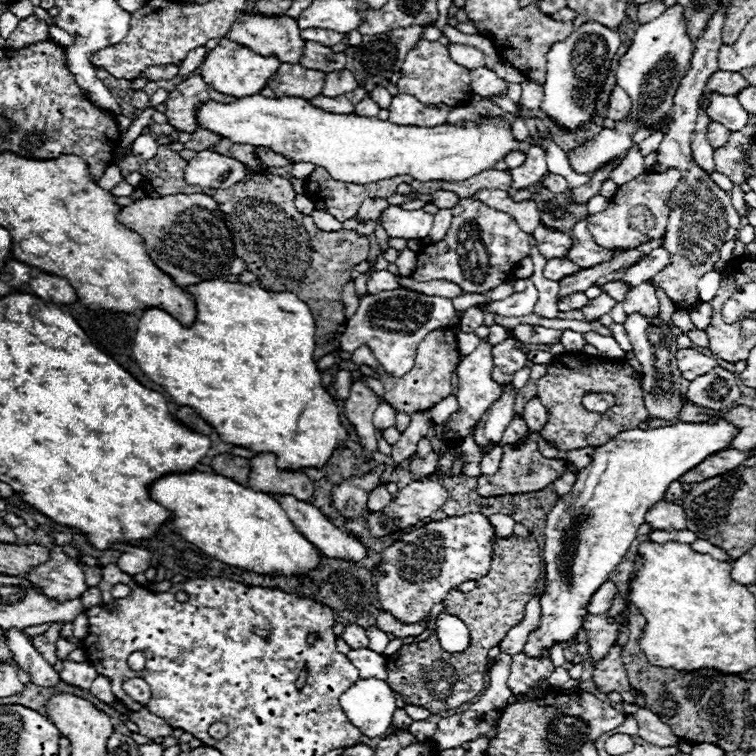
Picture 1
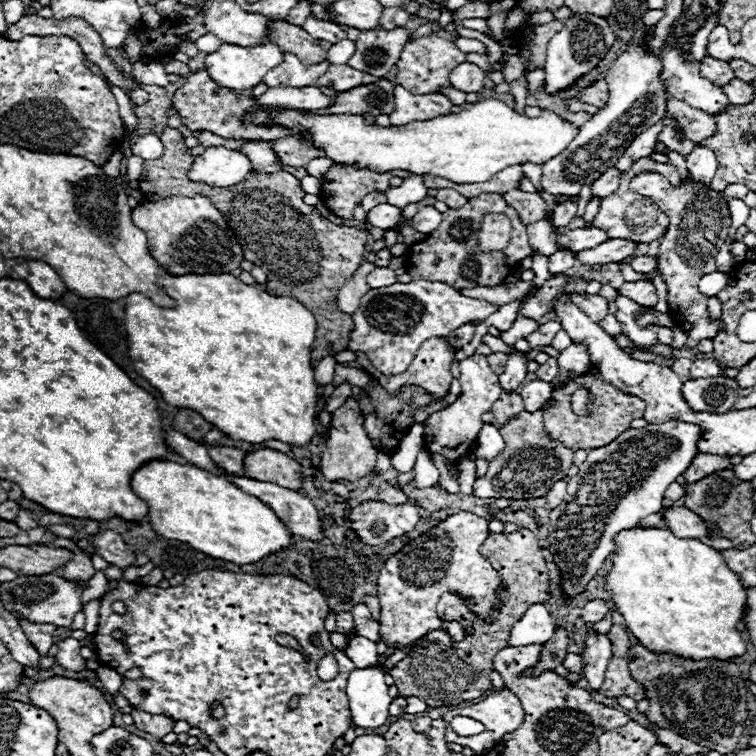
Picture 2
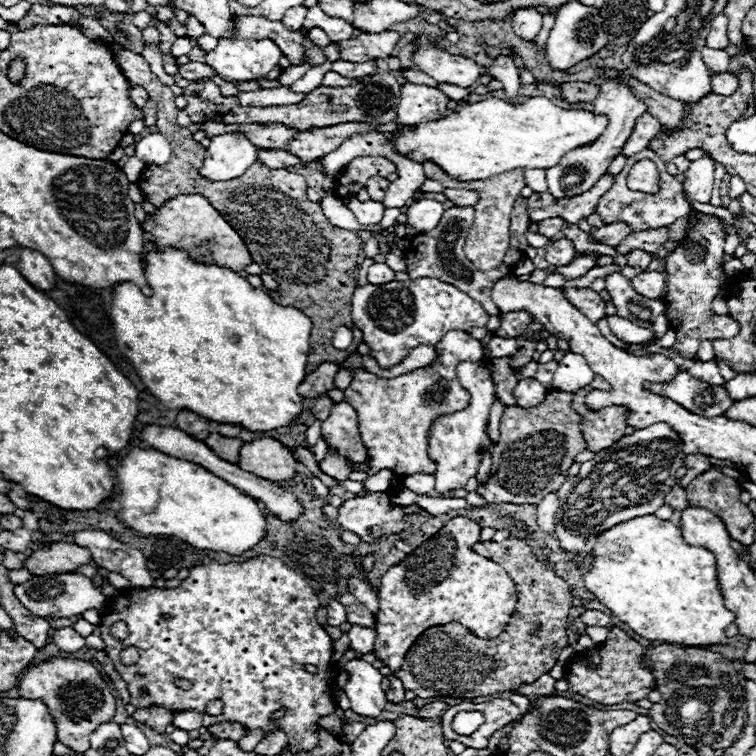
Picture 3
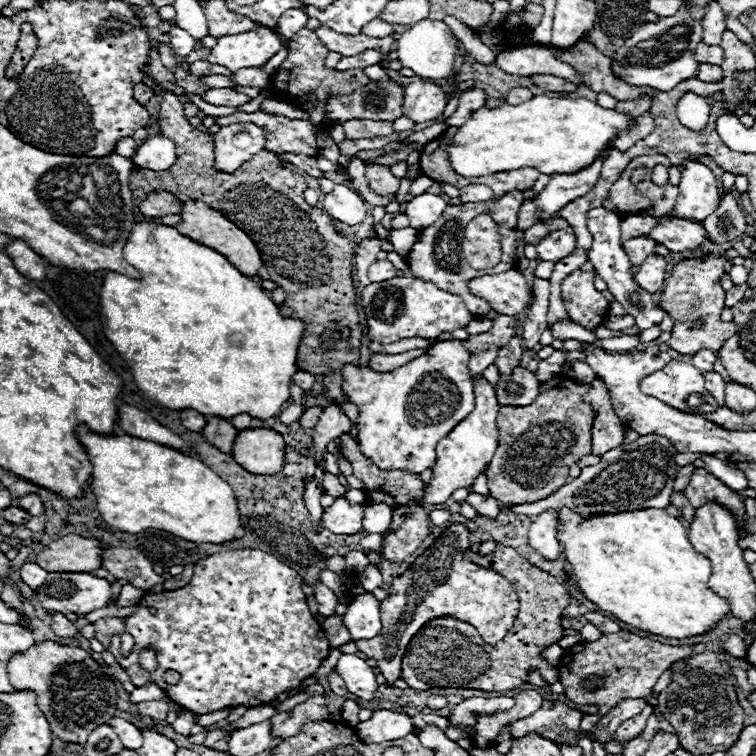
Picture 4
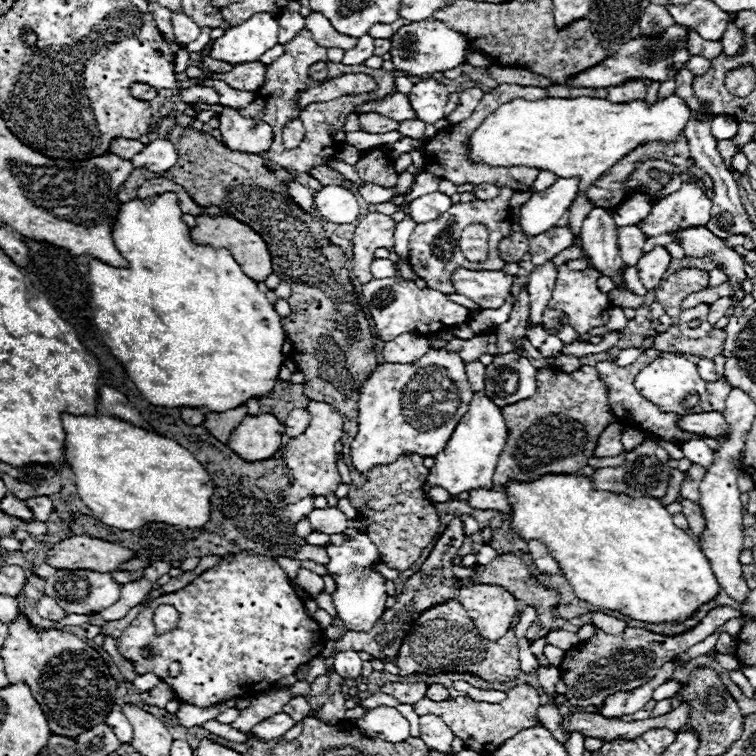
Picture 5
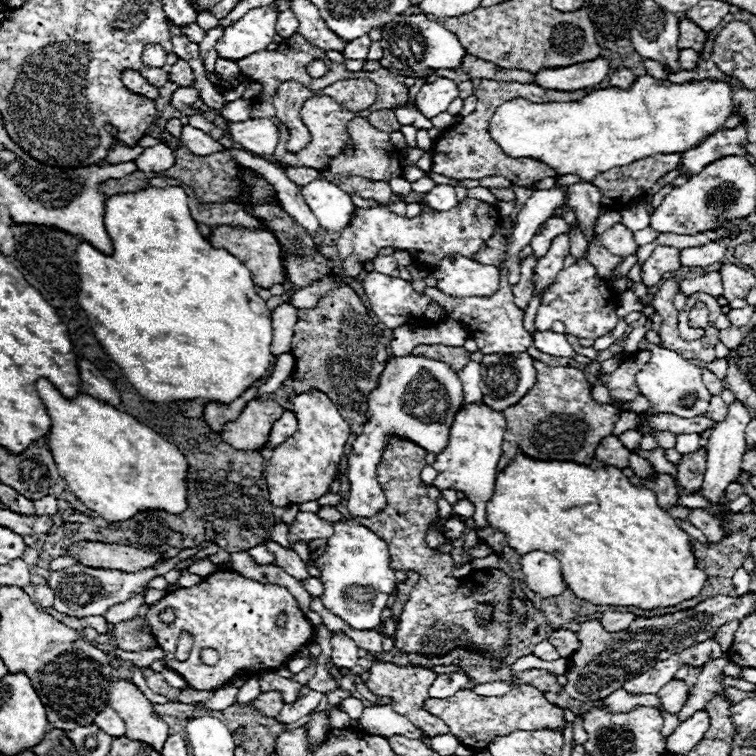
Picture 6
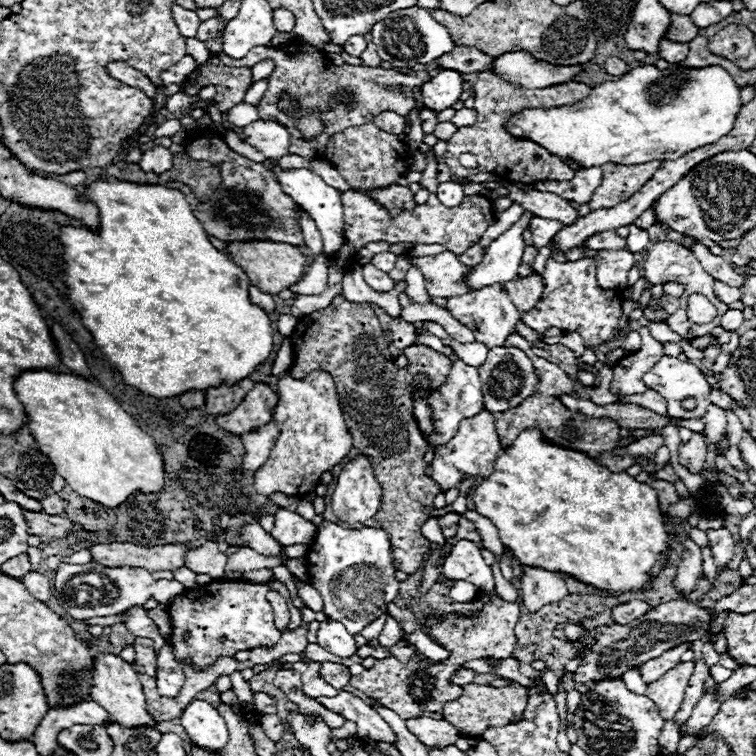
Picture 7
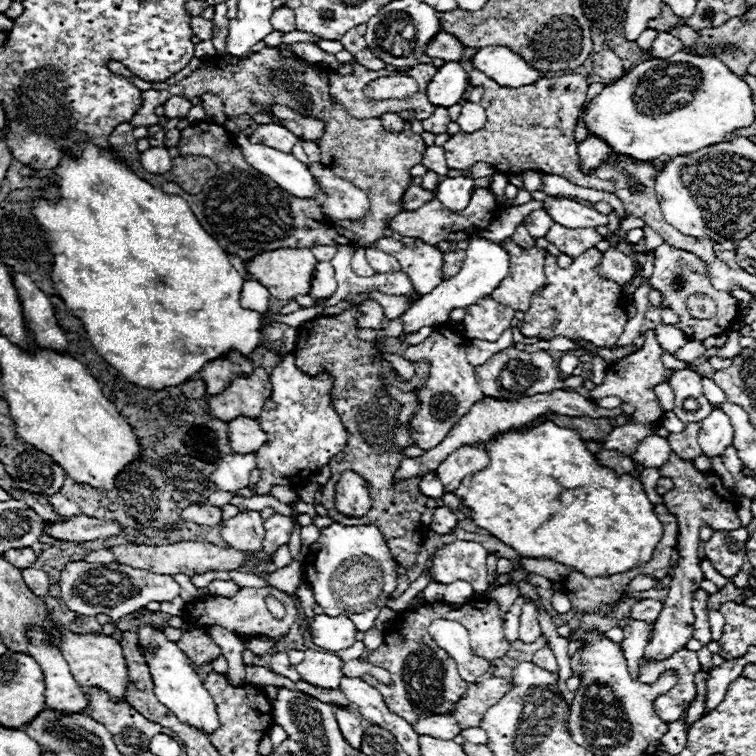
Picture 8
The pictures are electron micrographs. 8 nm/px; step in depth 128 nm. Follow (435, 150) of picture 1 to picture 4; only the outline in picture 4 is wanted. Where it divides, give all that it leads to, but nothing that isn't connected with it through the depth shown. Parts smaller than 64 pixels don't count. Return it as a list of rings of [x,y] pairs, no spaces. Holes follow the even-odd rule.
[[[534,96],[528,102],[522,104],[504,104],[498,108],[478,108],[472,112],[470,120],[462,124],[454,136],[454,140],[448,144],[448,162],[450,166],[460,172],[460,176],[472,178],[472,176],[488,176],[492,172],[508,172],[518,168],[536,168],[542,174],[554,174],[554,172],[576,172],[584,166],[588,166],[600,150],[606,148],[608,140],[618,134],[626,132],[628,116],[620,114],[616,110],[608,110],[598,106],[596,102],[590,102],[586,98],[568,100],[568,98],[548,98],[548,96]]]

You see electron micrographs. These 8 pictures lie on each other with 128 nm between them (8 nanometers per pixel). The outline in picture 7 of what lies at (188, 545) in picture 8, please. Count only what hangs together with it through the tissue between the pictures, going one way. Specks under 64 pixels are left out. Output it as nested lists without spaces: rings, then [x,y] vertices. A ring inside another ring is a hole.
[[[114,542],[114,544],[94,544],[88,548],[92,554],[92,562],[104,566],[132,566],[144,568],[148,572],[156,570],[174,570],[184,566],[184,544],[166,544],[142,548],[130,542]]]

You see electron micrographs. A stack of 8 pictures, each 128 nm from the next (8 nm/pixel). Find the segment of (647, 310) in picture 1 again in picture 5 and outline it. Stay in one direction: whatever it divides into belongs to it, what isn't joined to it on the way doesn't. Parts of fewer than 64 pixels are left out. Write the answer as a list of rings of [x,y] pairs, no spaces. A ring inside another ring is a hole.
[[[656,246],[652,252],[648,252],[640,258],[636,268],[638,268],[640,282],[648,292],[656,290],[660,286],[668,264],[670,264],[670,254],[666,252],[664,246]]]

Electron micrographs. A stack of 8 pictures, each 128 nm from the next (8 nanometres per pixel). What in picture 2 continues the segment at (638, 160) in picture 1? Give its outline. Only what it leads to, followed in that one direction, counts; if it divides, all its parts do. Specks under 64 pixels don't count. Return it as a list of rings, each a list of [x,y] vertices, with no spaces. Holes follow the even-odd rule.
[[[660,122],[660,124],[654,124],[652,128],[644,130],[640,136],[636,136],[636,140],[626,148],[624,156],[620,156],[620,160],[618,160],[618,164],[616,164],[616,170],[618,170],[620,174],[626,174],[626,172],[632,168],[634,162],[638,162],[640,158],[646,158],[646,156],[650,156],[650,154],[654,152],[656,136],[658,136],[658,132],[662,130],[662,126],[664,126],[662,122]]]

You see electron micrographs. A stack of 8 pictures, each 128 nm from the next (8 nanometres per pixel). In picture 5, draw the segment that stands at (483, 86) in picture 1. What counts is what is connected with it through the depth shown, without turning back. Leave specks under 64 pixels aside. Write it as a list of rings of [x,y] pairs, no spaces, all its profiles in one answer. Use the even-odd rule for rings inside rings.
[[[428,18],[420,22],[412,22],[404,28],[400,28],[392,38],[392,62],[396,70],[406,72],[408,76],[424,76],[424,74],[434,74],[434,72],[444,72],[452,70],[460,64],[464,64],[464,48],[466,48],[466,38],[460,32],[450,30],[444,22]]]

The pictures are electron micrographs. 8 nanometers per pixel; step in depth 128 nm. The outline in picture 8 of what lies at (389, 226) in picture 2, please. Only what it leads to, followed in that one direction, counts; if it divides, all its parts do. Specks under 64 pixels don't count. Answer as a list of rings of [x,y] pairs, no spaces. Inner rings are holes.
[[[242,132],[236,140],[240,150],[244,152],[244,158],[252,168],[256,168],[260,174],[268,176],[280,188],[284,188],[288,194],[296,198],[310,198],[314,200],[318,194],[318,184],[312,172],[306,164],[298,162],[292,154],[276,152],[274,148],[262,146],[262,144],[250,144],[248,134]]]

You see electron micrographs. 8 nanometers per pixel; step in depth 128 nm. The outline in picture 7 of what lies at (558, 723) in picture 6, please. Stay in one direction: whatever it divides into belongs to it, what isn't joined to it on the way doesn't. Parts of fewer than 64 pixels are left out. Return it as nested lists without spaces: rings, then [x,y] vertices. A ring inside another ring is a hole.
[[[466,684],[462,686],[462,694],[456,700],[450,700],[442,706],[442,714],[444,720],[448,720],[460,732],[460,736],[482,738],[490,726],[506,726],[510,722],[522,720],[526,704],[528,704],[528,690],[520,684],[510,684],[508,688]]]

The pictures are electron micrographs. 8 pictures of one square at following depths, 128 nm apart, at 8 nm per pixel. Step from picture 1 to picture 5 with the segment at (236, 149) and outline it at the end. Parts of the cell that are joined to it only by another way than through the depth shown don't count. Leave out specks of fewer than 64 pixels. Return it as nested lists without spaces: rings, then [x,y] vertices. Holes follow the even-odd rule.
[[[322,164],[322,166],[314,166],[308,174],[310,174],[312,178],[320,180],[324,186],[328,186],[328,184],[344,184],[344,182],[346,182],[338,172],[330,170],[326,164]]]

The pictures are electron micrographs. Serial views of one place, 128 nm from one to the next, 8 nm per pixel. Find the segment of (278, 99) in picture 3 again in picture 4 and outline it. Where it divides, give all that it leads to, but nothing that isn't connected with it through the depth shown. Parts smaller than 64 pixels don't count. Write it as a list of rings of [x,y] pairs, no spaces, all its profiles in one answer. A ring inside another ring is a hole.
[[[212,88],[206,94],[202,94],[202,100],[216,104],[216,106],[236,106],[238,108],[242,104],[248,104],[252,98],[248,98],[246,94],[234,92],[230,88]]]

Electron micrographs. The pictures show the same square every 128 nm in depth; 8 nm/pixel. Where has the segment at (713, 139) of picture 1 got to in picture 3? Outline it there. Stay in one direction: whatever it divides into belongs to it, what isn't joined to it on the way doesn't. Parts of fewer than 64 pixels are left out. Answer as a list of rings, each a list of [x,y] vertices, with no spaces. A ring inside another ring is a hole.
[[[622,76],[626,84],[630,84],[636,92],[636,96],[640,100],[646,102],[648,110],[652,116],[656,116],[666,128],[672,128],[672,130],[678,130],[682,124],[684,124],[684,118],[686,118],[686,106],[670,96],[664,96],[664,94],[658,94],[656,90],[648,88],[646,84],[630,78],[630,76]]]

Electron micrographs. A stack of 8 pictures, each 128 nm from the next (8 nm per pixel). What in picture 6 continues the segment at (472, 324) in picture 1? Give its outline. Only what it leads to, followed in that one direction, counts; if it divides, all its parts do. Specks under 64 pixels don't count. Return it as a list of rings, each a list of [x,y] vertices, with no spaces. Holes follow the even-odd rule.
[[[424,356],[390,358],[380,374],[376,390],[372,390],[368,396],[368,420],[362,434],[354,438],[352,452],[348,456],[348,510],[356,516],[374,516],[380,512],[380,508],[384,508],[384,494],[376,482],[376,466],[380,464],[392,436],[410,440],[426,452],[442,452],[448,444],[452,420],[456,418],[456,412],[460,412],[462,404],[462,384],[450,364]]]

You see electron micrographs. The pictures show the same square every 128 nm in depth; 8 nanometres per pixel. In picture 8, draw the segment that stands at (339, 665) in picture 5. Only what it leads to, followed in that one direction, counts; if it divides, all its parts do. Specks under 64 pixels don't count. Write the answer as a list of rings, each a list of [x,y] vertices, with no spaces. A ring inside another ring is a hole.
[[[320,614],[316,616],[314,624],[310,626],[310,634],[312,634],[312,642],[328,652],[340,652],[350,648],[356,642],[356,628],[354,624],[348,620],[348,616],[326,616]]]

